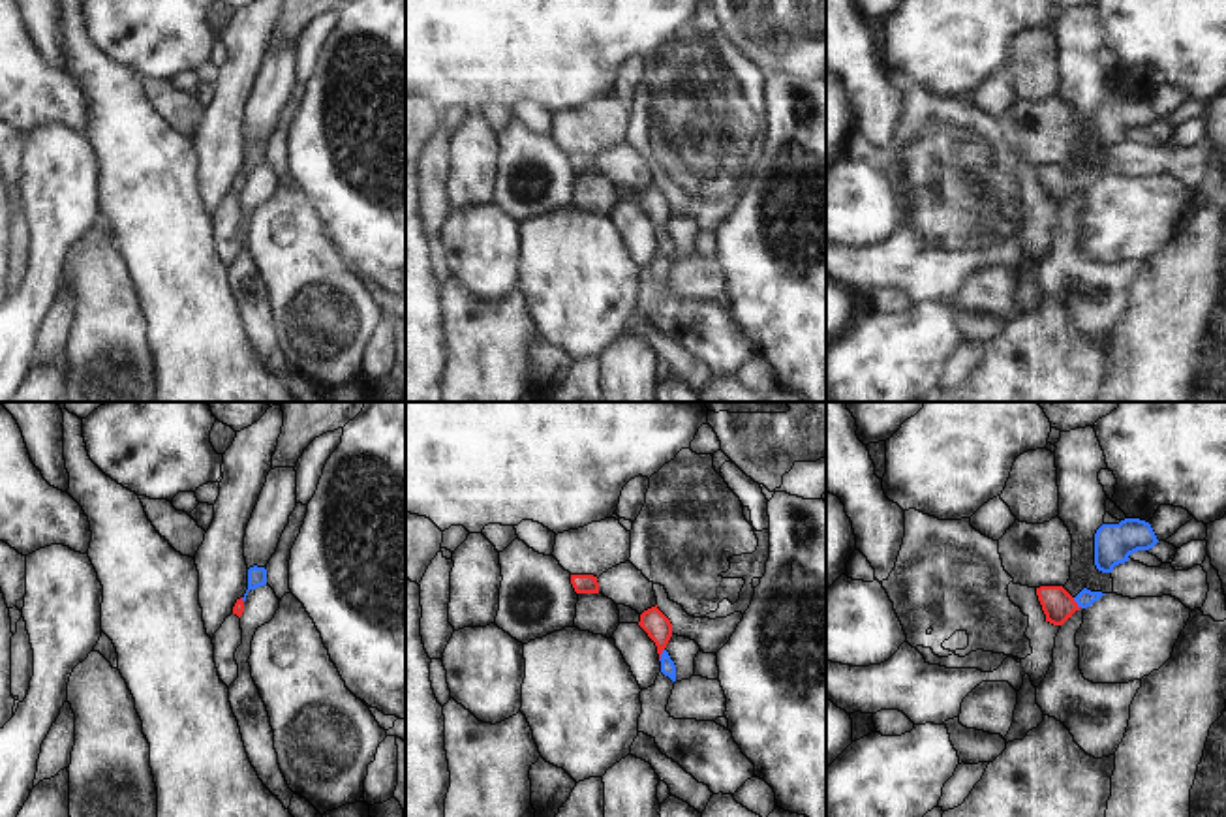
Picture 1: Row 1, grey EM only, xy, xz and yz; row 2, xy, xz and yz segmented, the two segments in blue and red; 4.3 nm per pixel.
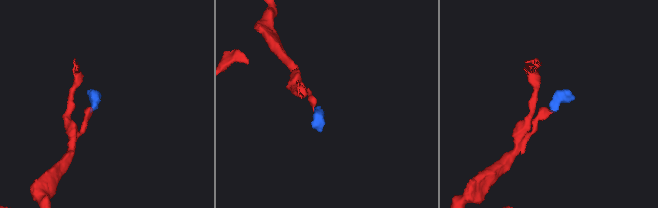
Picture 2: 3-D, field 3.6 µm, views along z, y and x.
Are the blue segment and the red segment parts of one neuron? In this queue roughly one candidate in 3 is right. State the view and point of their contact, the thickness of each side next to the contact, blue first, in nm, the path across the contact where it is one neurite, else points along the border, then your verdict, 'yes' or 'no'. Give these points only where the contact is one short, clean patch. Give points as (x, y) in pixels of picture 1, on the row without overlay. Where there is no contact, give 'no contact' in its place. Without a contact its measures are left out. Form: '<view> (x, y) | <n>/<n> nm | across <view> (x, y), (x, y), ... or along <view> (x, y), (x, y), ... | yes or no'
yz (1078, 183) | 80/140 nm | across yz (1086, 177), (1078, 183), (1057, 184) | yes

